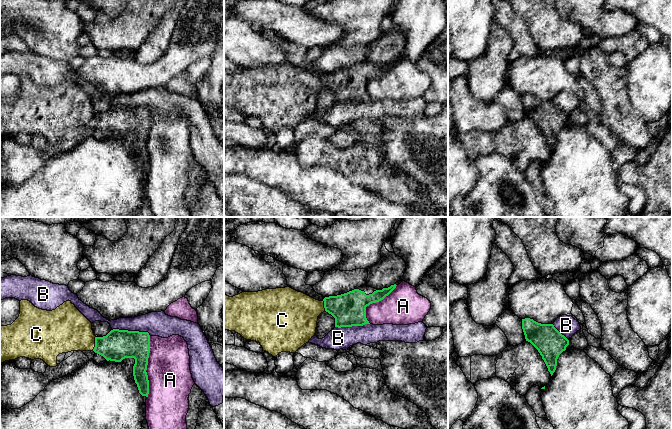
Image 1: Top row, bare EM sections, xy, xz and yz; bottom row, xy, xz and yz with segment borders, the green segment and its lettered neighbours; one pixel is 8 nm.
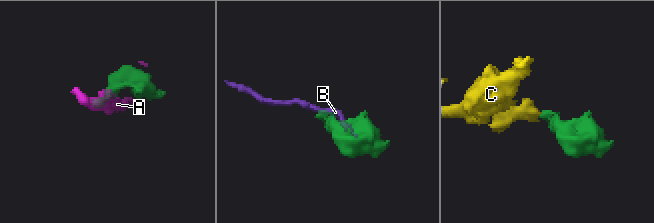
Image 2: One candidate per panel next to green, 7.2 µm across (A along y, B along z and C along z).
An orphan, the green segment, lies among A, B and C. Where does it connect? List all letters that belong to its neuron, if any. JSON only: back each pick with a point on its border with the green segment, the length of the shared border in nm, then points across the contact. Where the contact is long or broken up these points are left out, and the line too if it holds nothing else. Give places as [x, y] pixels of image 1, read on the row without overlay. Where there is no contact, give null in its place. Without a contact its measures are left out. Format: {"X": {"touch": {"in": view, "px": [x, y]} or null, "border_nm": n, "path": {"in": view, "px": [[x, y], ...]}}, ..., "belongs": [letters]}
{"C": {"touch": {"in": "xy", "px": [95, 119]}, "border_nm": 120, "path": {"in": "xy", "px": [[117, 121], [95, 119], [88, 118], [67, 106]]}}, "belongs": ["C"]}

